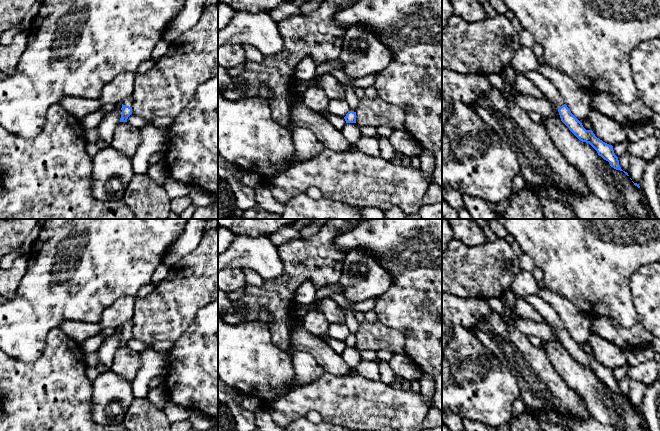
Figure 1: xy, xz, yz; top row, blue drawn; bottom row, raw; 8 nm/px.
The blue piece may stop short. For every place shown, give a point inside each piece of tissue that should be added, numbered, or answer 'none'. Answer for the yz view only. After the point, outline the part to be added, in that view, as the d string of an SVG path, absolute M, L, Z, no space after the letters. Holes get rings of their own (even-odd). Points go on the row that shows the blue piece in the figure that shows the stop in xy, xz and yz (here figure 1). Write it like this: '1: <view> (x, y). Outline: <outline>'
1: yz (544, 85). Outline: M530 71L525 76L534 83L538 89L542 92L543 96L551 101L557 108L564 105L558 90L546 79L541 71Z

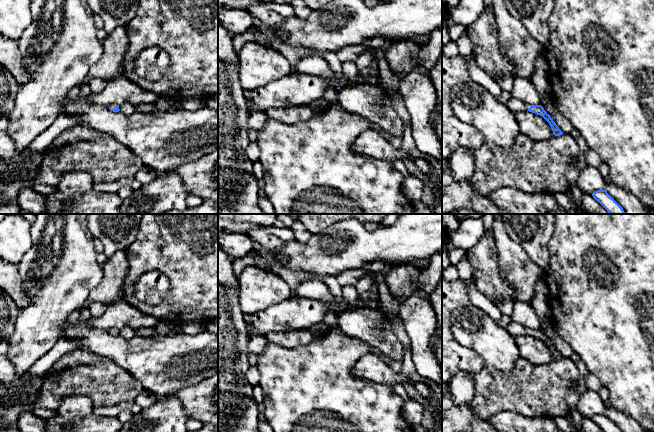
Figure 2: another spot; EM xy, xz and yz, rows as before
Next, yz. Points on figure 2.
1: yz (515, 105). Outline: M510 98L510 100L506 103L506 106L513 112L519 112L519 111L528 111L530 106L528 104L523 103L522 101Z

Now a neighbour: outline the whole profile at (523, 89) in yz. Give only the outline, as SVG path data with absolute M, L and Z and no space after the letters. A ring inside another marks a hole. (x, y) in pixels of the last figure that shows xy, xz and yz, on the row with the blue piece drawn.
M516 77L513 80L512 98L528 105L540 105L540 94L537 92L531 79Z

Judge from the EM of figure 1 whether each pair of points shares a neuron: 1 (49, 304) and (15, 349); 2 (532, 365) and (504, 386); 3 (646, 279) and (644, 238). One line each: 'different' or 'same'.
1: same
2: different
3: different

